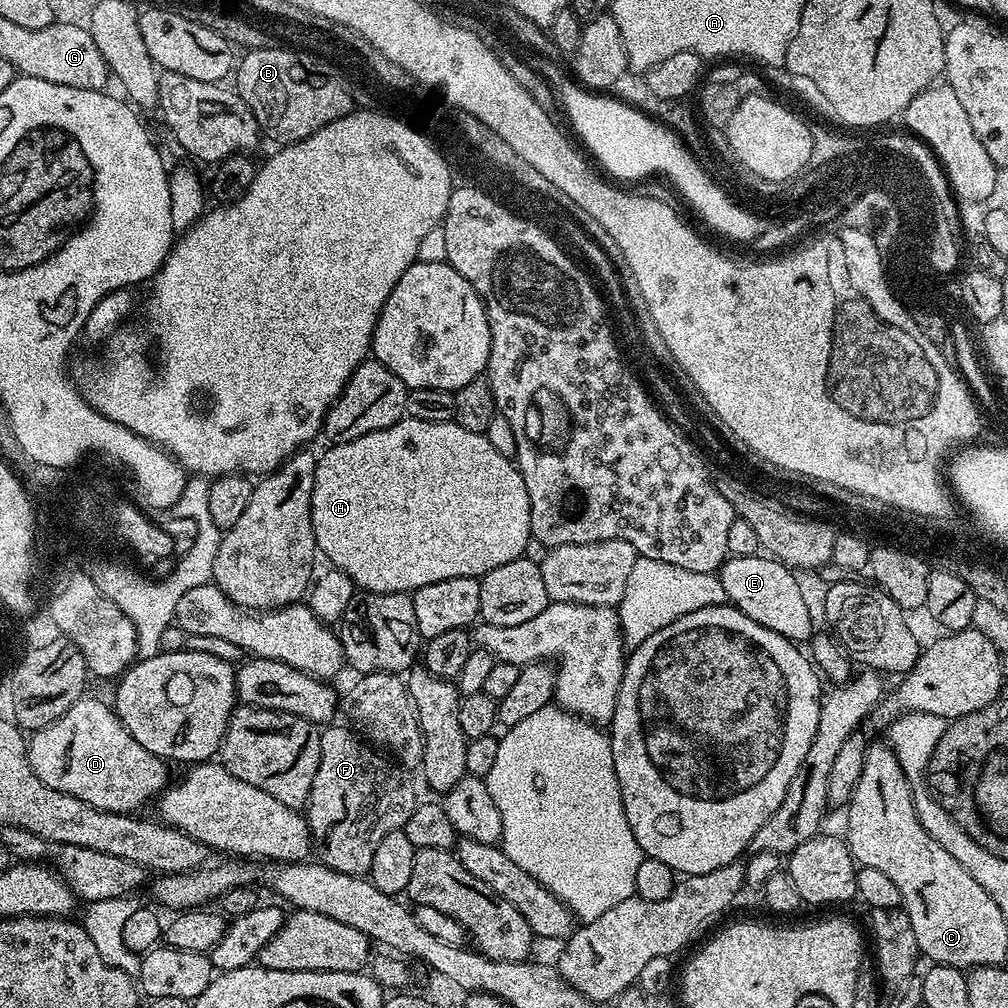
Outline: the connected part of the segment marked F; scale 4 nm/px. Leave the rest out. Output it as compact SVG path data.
M328 726L320 734L320 761L318 774L314 774L314 786L308 795L306 819L312 831L312 843L319 863L342 874L364 876L374 862L374 850L386 834L399 832L418 805L416 788L407 771L383 751L365 742L351 727Z

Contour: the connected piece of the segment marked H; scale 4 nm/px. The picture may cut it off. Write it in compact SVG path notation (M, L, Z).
M403 419L398 421L394 426L390 426L386 430L374 430L370 434L362 434L362 438L354 438L354 442L346 442L345 444L334 444L327 449L329 452L320 452L316 469L314 470L314 490L312 491L312 525L314 526L314 538L316 539L316 547L319 555L324 556L329 561L331 567L344 572L356 585L357 589L365 592L407 592L409 594L416 591L422 586L430 586L430 582L442 582L446 578L466 578L467 576L481 577L490 570L494 570L494 566L506 566L506 562L514 562L521 559L525 555L524 552L530 545L532 540L532 527L530 526L530 494L526 494L526 482L522 482L522 474L519 468L509 457L498 454L498 450L494 450L494 446L490 446L487 435L483 432L475 432L474 430L466 430L458 423L447 424L446 422L418 422L417 420Z

